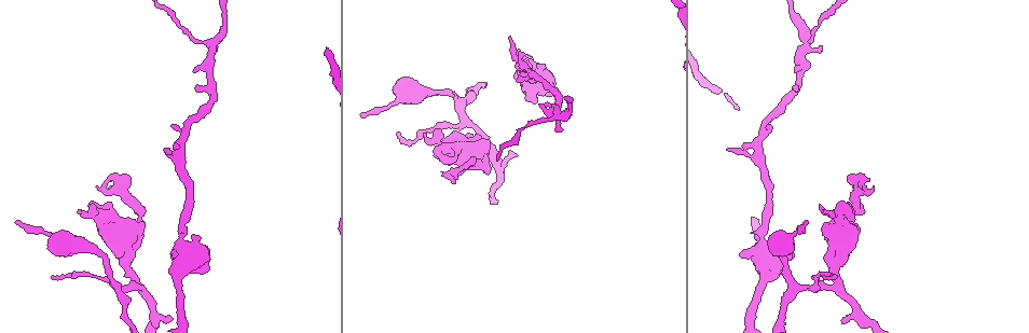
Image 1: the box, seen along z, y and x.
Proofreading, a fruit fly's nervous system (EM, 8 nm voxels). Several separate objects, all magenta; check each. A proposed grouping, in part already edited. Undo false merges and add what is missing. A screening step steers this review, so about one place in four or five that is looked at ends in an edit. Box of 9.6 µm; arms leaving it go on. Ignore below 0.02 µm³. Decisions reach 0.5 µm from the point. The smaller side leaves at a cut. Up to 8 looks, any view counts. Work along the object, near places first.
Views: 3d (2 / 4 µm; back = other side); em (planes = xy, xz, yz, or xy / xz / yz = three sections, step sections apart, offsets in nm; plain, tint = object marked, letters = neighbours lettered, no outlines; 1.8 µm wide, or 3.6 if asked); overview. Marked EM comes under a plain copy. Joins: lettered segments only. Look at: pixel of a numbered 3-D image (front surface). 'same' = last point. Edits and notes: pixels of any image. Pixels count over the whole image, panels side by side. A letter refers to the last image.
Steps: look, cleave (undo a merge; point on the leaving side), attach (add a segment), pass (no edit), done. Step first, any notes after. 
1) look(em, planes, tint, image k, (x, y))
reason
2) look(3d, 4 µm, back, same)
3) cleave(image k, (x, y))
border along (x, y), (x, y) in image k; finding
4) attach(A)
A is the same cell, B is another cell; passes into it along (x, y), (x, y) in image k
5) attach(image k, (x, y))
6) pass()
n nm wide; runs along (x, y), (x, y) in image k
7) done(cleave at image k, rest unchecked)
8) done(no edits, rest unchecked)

look(3d, 2 µm, image 1, (768, 126))
free end

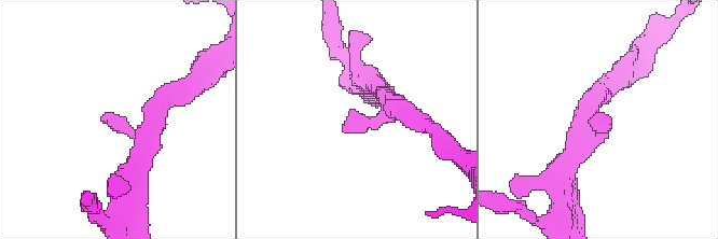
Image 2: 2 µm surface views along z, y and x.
look(em, planes, letters, image 2, (104, 116))
arms of 180, 220 nm; now the EM

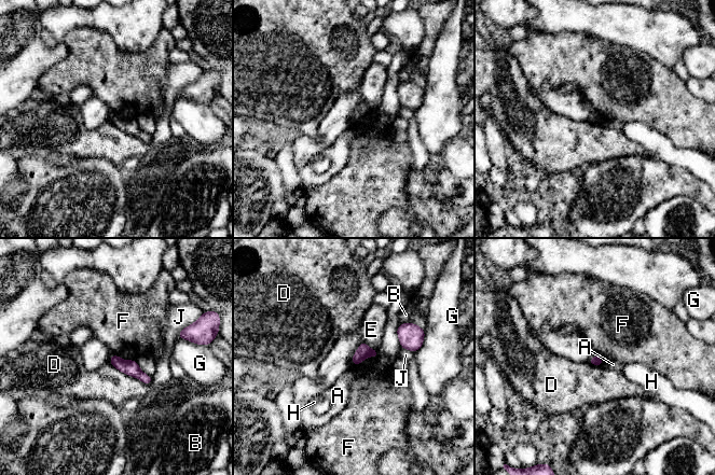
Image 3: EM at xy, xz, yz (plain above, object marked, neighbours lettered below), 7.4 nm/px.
pass()
A, B, D, E, F, G, H and J are other cells; border along (376, 357), (366, 357), (353, 365) in image 3; no lettered segment goes on from it

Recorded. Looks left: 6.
look(em, planes, tint, image 1, (805, 223))
thin end

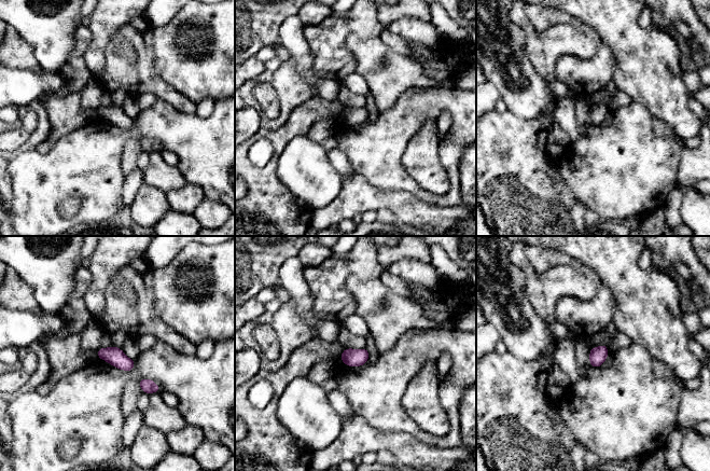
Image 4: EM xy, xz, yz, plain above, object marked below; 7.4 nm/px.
look(em, planes, letters, same)
see the neighbours

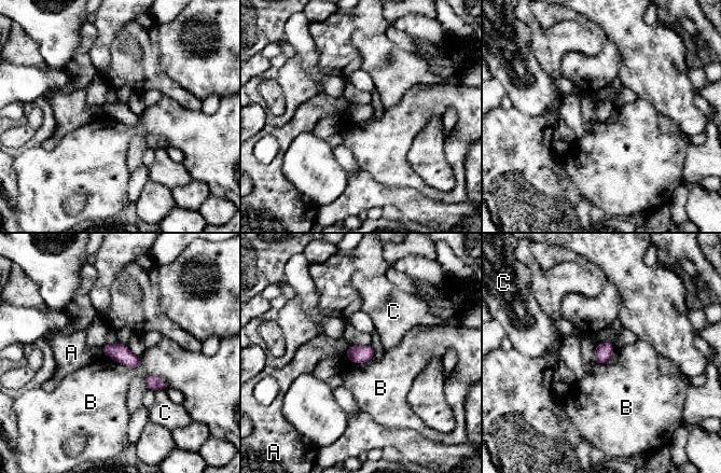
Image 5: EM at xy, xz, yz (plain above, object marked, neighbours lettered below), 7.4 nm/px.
pass()
130 nm wide; A, B and C are other cells; border along (104, 353), (129, 366), (140, 363) in image 5; none of them fits

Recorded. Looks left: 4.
look(3d, 4 µm, image 1, (107, 203))
thick turns thin

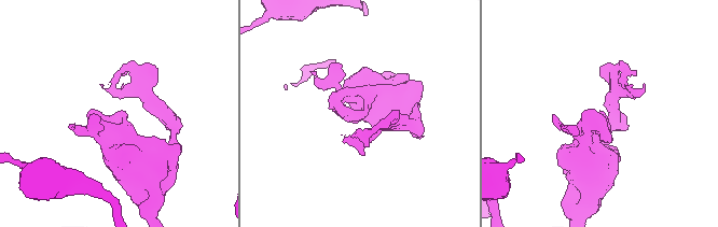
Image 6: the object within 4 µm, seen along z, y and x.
look(em, planes, letters, image 6, (362, 111))
need the tissue

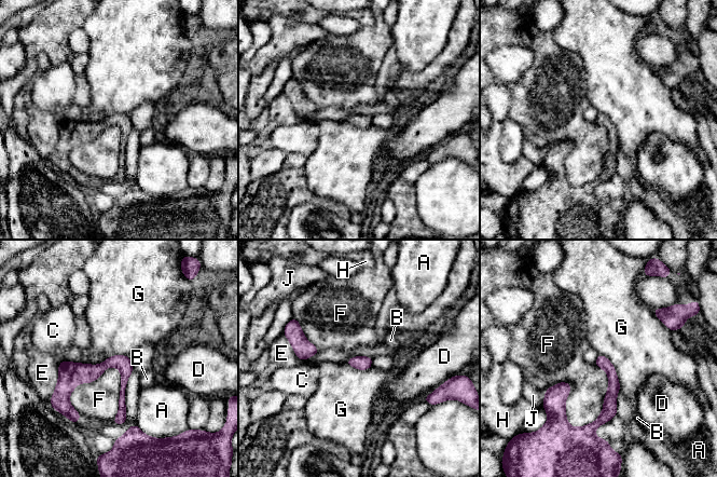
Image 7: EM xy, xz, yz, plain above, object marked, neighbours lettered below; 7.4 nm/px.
pass()
A, B, C, D, E, F, G, H and J are other cells; one neuron here

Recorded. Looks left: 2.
done(no edits, rest unchecked)

